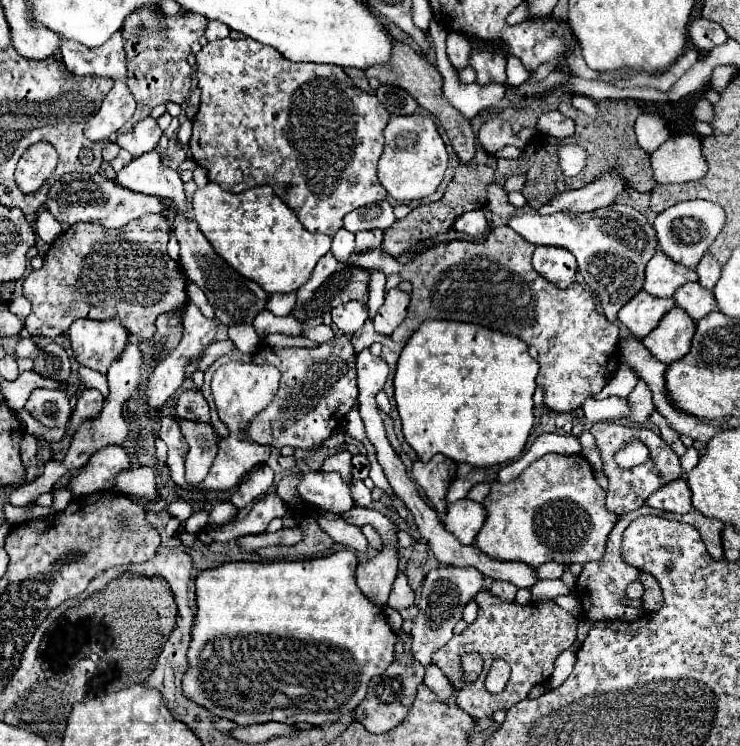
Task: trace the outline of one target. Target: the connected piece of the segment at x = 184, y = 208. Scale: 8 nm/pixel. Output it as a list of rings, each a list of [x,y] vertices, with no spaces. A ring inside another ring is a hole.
[[[156,151],[136,157],[130,165],[118,171],[116,183],[136,193],[166,197],[178,207],[178,215],[188,219],[188,197],[184,193],[184,181],[176,171],[160,163],[160,155]]]

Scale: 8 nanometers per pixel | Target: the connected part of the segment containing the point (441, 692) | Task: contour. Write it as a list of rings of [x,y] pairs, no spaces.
[[[428,665],[428,667],[426,667],[424,683],[426,683],[428,689],[432,689],[432,691],[436,693],[438,701],[446,701],[446,699],[450,699],[452,693],[454,693],[450,679],[448,679],[436,665]]]

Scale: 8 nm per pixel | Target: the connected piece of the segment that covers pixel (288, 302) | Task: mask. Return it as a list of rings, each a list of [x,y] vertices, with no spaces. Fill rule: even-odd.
[[[276,293],[276,295],[270,295],[266,309],[274,311],[276,315],[288,315],[292,313],[294,305],[296,305],[296,293]]]

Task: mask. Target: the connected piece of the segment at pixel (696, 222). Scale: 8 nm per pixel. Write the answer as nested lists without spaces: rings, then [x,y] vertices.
[[[684,201],[680,205],[674,205],[672,209],[662,211],[654,221],[654,229],[658,233],[658,247],[662,249],[662,253],[688,269],[694,269],[700,263],[700,259],[706,255],[708,247],[720,233],[722,225],[724,209],[710,201]]]

